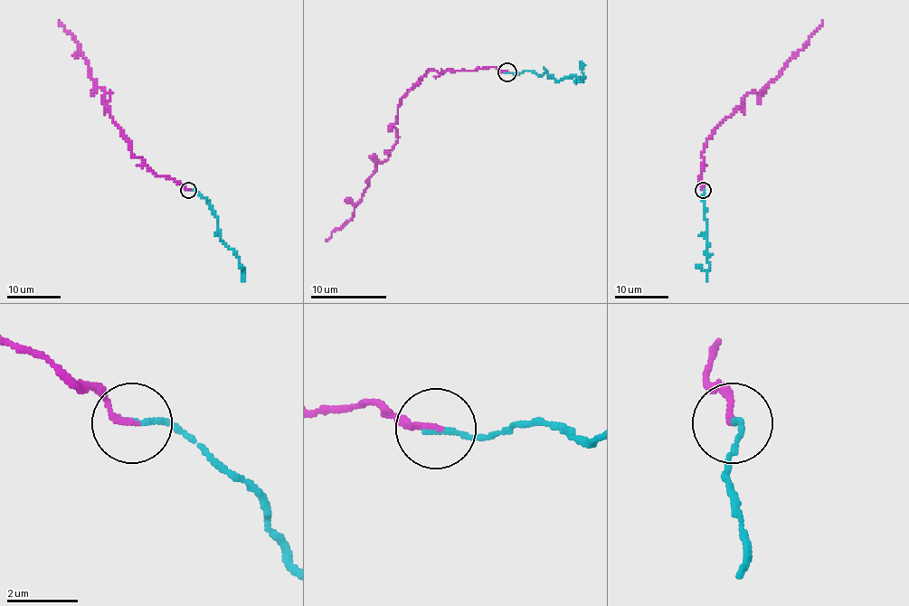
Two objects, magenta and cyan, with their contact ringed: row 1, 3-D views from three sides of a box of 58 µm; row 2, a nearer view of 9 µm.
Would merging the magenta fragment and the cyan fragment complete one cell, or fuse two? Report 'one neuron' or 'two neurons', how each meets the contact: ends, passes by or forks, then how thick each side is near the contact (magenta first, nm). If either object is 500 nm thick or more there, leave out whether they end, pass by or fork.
one neuron; magenta ends; cyan ends; calibres 160 and 160 nm

